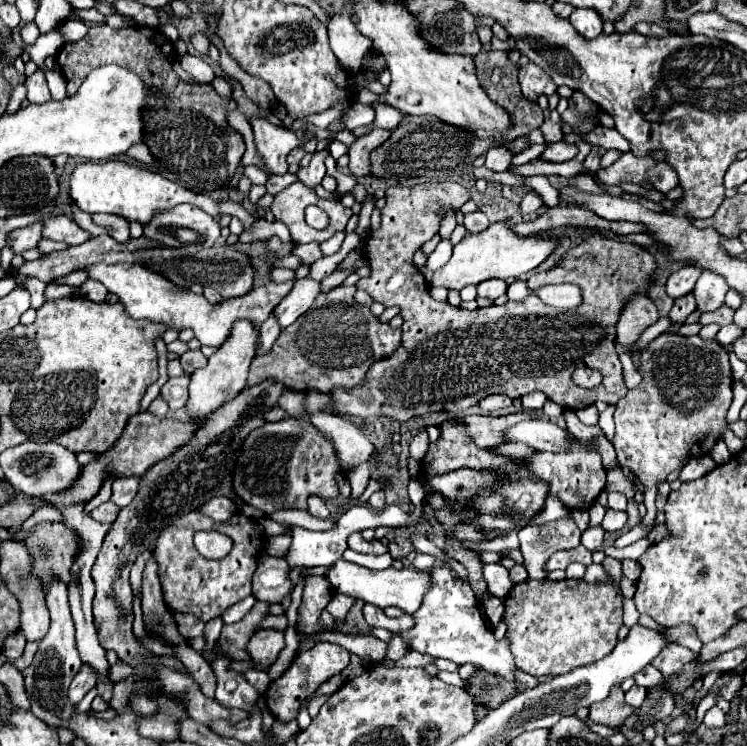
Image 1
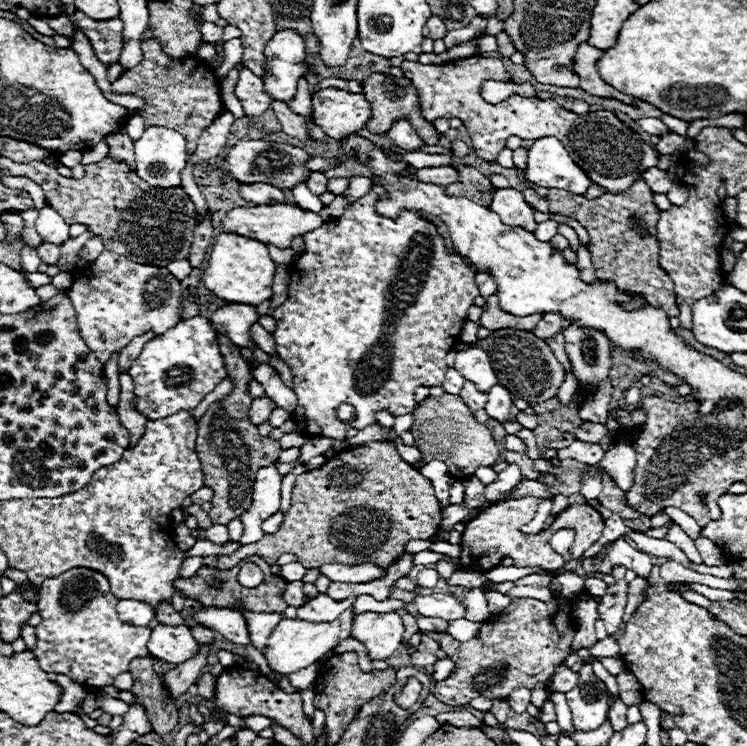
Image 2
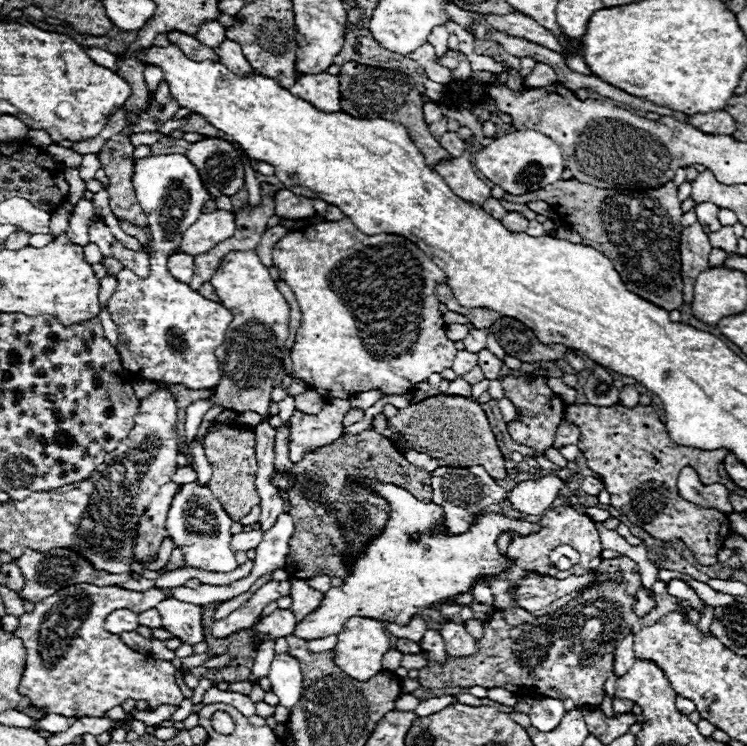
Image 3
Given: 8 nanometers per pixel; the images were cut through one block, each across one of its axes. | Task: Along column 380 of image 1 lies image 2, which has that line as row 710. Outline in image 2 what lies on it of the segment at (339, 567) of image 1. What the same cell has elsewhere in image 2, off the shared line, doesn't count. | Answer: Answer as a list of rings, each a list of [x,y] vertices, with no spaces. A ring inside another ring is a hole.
[[[590,664],[578,670],[578,684],[566,692],[576,730],[596,730],[608,714],[608,696],[604,682],[594,674]]]

